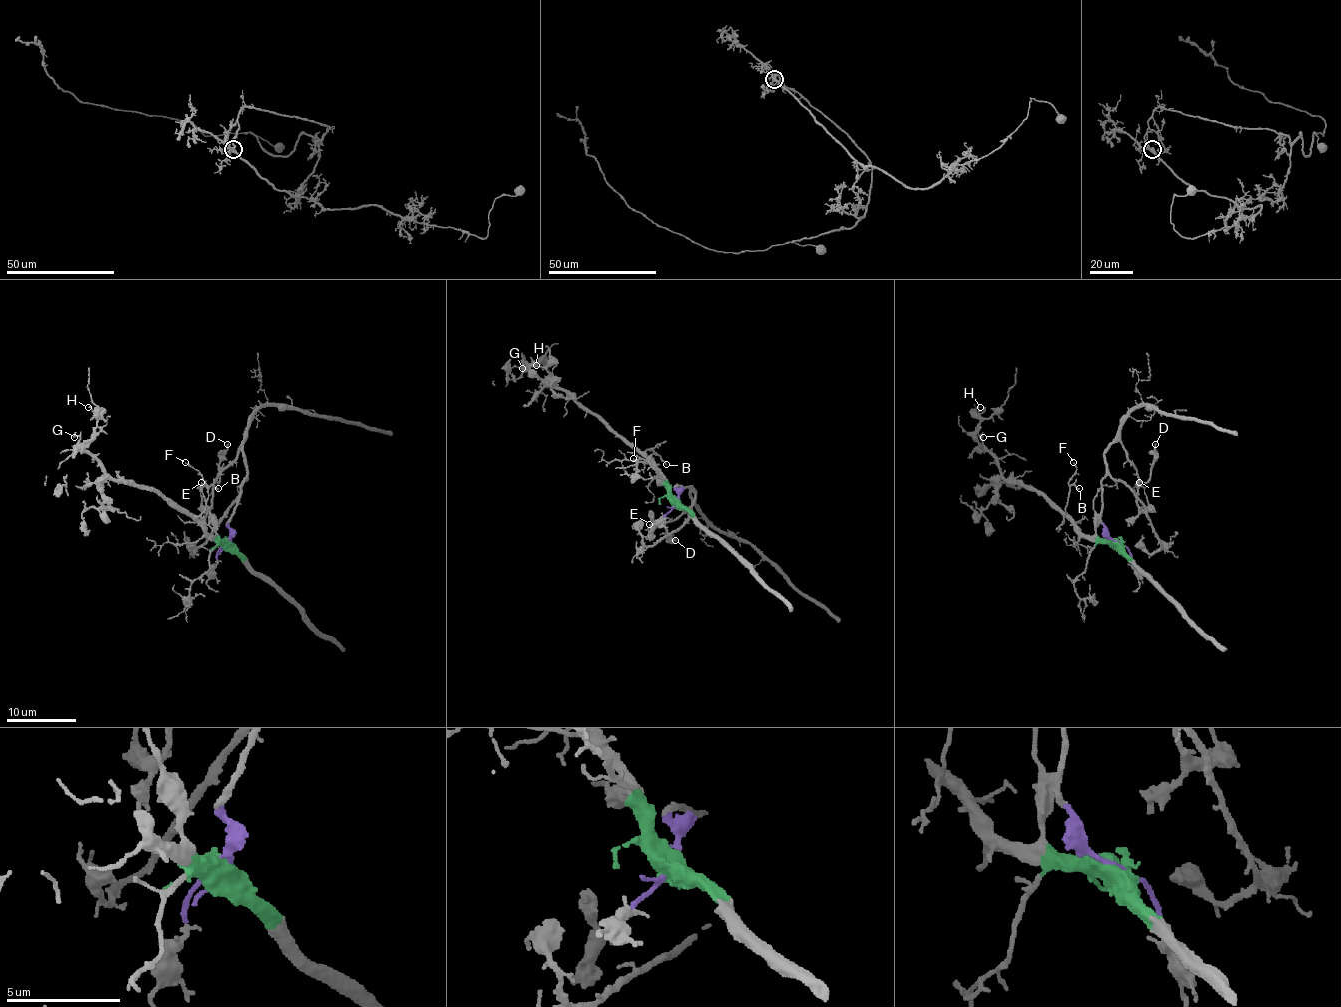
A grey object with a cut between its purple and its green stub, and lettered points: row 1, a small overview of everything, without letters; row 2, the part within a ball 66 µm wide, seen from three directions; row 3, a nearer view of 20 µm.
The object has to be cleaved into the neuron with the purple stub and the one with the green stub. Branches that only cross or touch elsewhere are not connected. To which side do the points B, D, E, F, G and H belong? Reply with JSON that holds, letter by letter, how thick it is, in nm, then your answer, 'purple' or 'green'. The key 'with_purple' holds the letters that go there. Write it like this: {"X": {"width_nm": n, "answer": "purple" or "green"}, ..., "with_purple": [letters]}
{"B": {"width_nm": 140, "answer": "green"}, "D": {"width_nm": 180, "answer": "purple"}, "E": {"width_nm": 100, "answer": "purple"}, "F": {"width_nm": 130, "answer": "green"}, "G": {"width_nm": 170, "answer": "green"}, "H": {"width_nm": 110, "answer": "green"}, "with_purple": ["D", "E"]}

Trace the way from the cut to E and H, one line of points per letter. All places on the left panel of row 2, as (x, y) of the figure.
E: (228, 543), (229, 520), (247, 475), (243, 441), (214, 485), (208, 508), (201, 504), (201, 482)
H: (228, 543), (215, 541), (194, 520), (156, 492), (114, 480), (81, 448), (96, 426), (96, 415), (88, 406)

